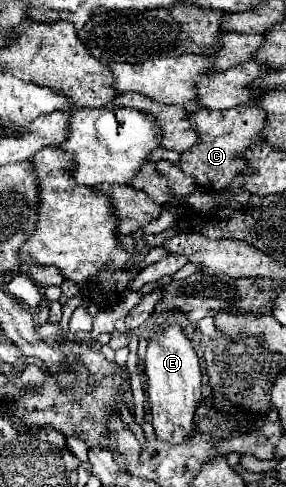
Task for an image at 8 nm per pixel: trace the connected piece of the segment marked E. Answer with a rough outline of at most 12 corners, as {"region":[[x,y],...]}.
{"region":[[171,324],[145,356],[159,440],[195,436],[199,358]]}

